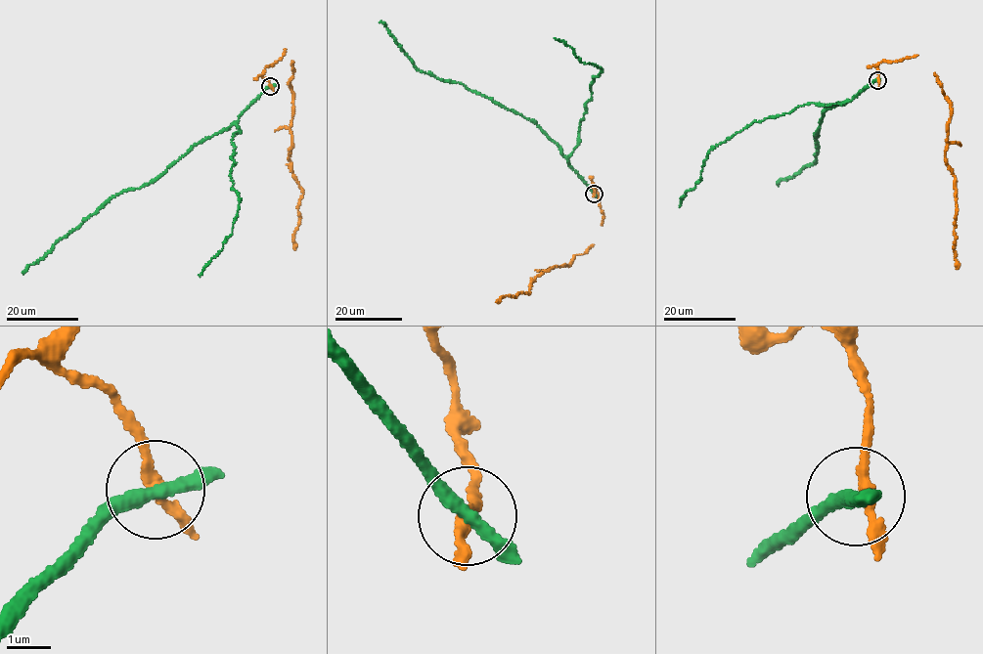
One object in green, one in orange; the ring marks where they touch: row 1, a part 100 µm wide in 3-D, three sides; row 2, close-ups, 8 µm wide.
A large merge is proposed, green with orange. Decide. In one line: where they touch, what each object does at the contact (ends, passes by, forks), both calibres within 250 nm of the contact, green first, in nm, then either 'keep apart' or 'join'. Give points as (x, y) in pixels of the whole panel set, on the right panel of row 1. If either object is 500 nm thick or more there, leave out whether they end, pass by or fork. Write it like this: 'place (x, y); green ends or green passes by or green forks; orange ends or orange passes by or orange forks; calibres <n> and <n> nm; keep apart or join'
place (877, 80); green passes by; orange passes by; calibres 300 and 240 nm; keep apart

